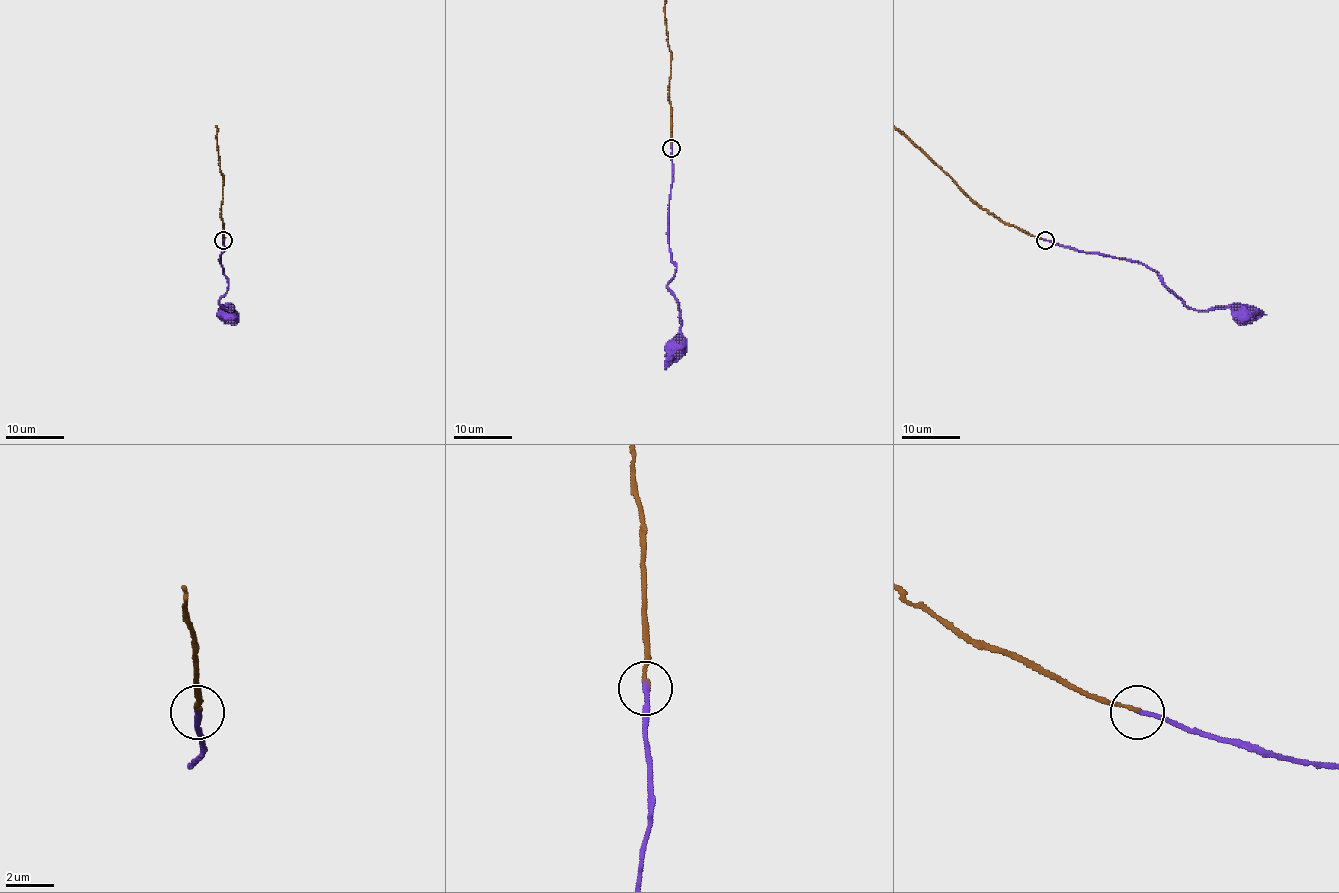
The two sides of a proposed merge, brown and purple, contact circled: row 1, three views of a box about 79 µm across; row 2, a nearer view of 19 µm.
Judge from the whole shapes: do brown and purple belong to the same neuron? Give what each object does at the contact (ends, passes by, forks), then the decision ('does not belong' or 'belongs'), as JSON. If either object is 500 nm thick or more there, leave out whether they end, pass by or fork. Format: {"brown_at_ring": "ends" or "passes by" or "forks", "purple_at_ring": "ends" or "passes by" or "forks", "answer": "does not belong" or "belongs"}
{"brown_at_ring": "ends", "purple_at_ring": "ends", "answer": "belongs"}

